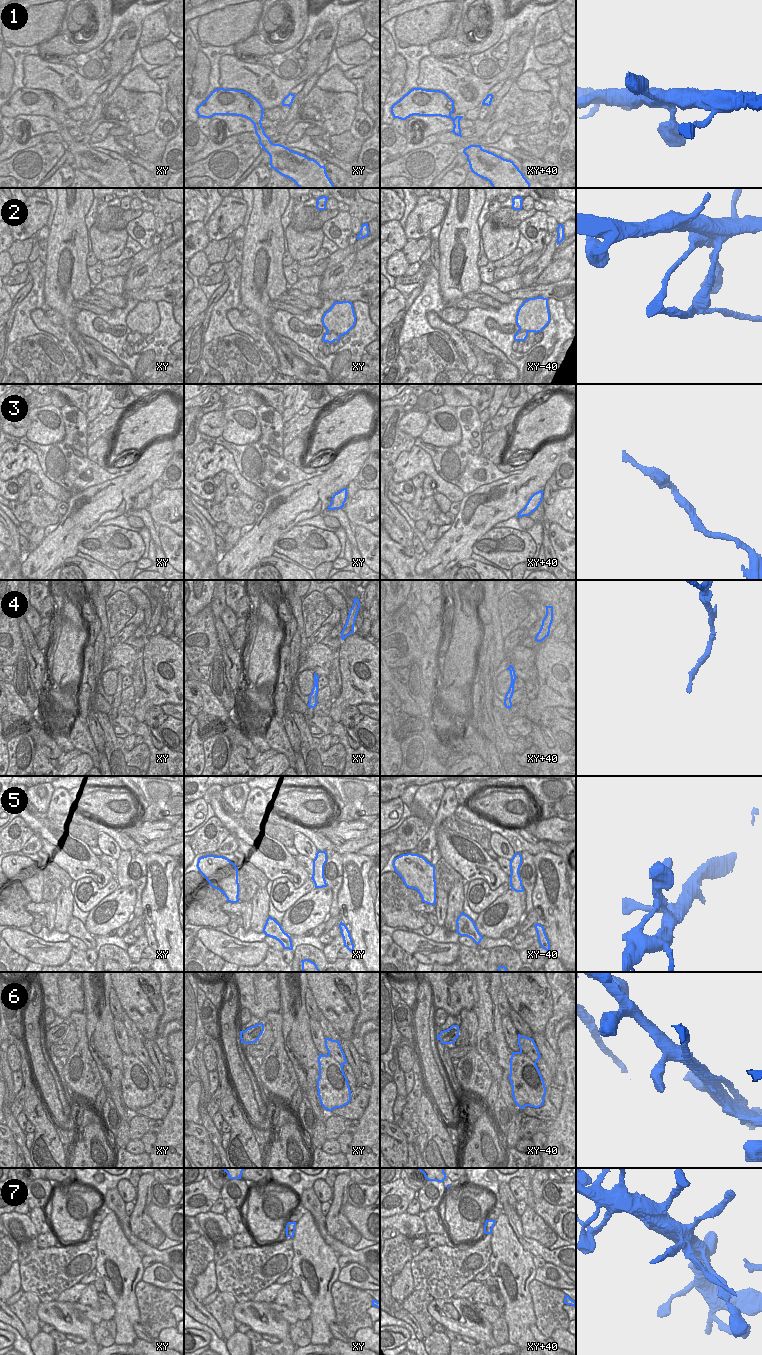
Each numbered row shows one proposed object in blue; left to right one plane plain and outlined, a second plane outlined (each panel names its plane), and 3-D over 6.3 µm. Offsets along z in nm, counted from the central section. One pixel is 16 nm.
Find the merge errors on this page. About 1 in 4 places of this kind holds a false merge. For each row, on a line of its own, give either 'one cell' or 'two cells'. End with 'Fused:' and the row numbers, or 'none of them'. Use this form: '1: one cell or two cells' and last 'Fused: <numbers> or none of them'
1: one cell
2: one cell
3: one cell
4: one cell
5: one cell
6: two cells
7: one cell
Fused: 6

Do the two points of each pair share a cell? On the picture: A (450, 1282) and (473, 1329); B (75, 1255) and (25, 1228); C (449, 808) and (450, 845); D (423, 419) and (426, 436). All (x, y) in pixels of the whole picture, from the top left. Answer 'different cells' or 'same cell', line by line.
A: different cells
B: different cells
C: different cells
D: different cells

